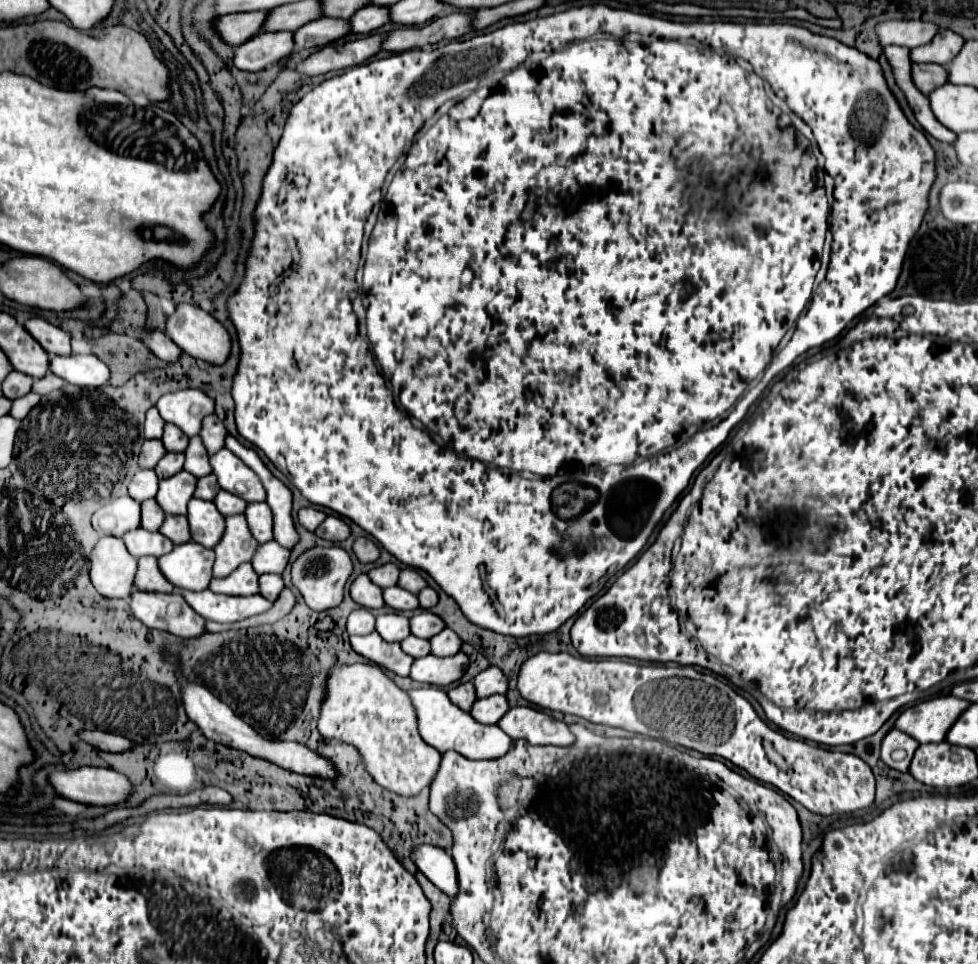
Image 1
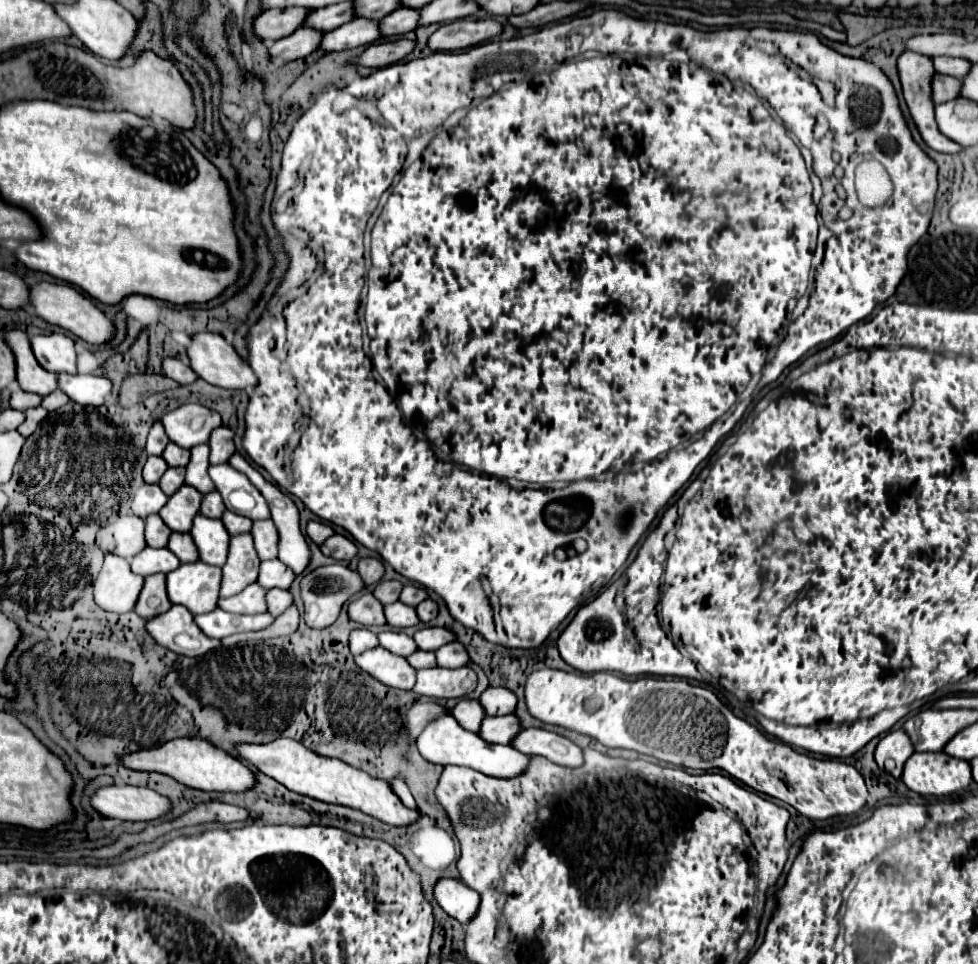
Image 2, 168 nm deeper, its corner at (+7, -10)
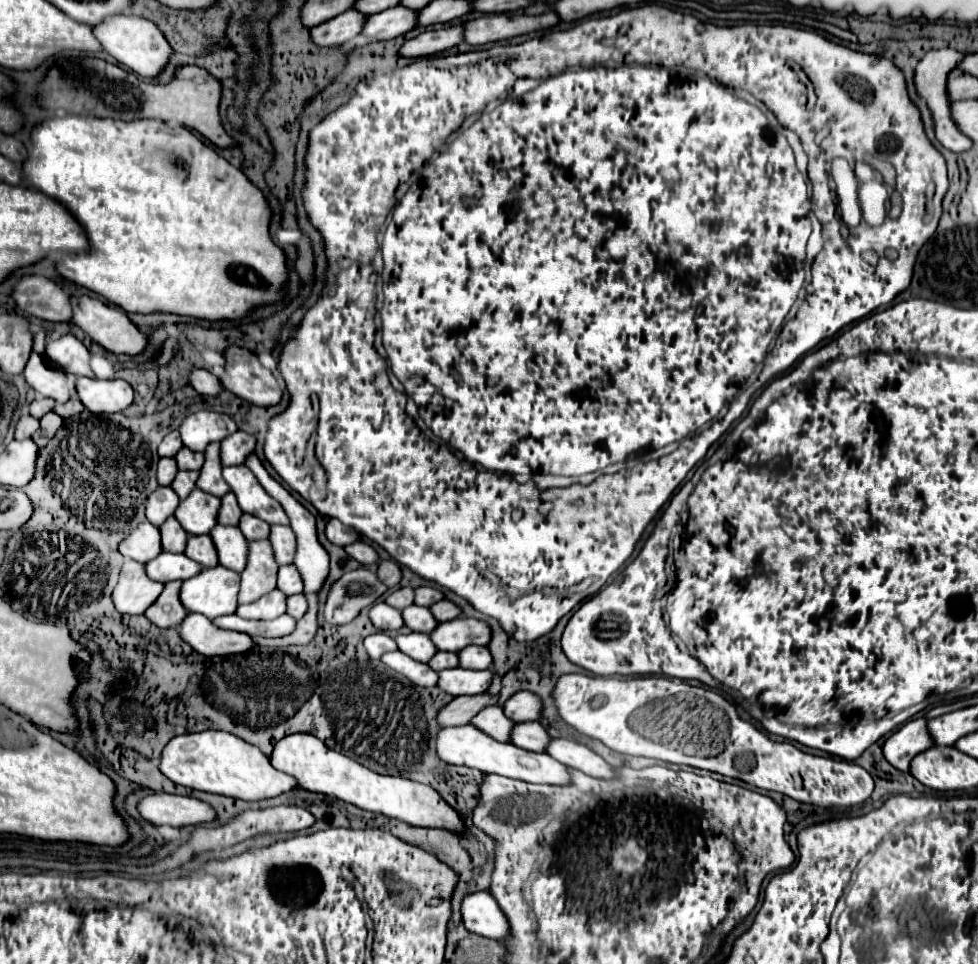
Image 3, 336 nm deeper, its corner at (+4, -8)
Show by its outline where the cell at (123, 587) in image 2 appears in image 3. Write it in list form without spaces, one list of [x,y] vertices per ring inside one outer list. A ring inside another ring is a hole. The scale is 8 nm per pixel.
[[[125,559],[119,573],[119,581],[111,593],[111,599],[119,613],[141,615],[147,609],[147,605],[151,605],[151,601],[159,597],[161,591],[163,591],[163,585],[157,581],[151,581],[143,573],[141,563],[133,559]]]

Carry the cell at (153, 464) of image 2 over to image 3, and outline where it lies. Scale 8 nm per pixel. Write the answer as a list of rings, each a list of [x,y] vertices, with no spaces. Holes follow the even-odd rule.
[[[161,457],[157,463],[157,481],[159,485],[169,485],[177,473],[177,463],[171,457]]]

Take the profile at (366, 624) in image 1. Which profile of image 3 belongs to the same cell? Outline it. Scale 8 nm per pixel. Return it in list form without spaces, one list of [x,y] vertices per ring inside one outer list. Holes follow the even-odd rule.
[[[375,633],[375,635],[369,635],[369,637],[363,639],[363,645],[365,645],[365,651],[369,653],[371,659],[379,659],[383,653],[395,651],[395,649],[397,649],[393,637],[387,635],[387,633]]]

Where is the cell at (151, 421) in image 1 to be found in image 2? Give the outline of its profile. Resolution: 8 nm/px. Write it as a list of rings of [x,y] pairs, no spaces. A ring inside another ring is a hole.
[[[154,423],[154,427],[150,429],[148,435],[148,443],[146,443],[146,451],[148,455],[162,455],[162,451],[166,449],[166,445],[170,443],[164,427],[160,423]]]

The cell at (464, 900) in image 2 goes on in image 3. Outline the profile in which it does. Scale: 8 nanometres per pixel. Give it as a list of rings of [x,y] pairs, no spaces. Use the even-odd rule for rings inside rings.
[[[489,891],[467,893],[461,899],[461,915],[467,931],[471,933],[495,941],[507,937],[507,919],[503,917],[497,901],[491,897]]]

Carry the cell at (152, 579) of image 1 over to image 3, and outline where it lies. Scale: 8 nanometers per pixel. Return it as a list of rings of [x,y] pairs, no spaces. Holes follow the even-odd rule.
[[[179,581],[165,583],[161,595],[145,611],[145,617],[157,627],[177,627],[179,621],[183,621],[185,609],[179,601],[179,585],[181,585]]]

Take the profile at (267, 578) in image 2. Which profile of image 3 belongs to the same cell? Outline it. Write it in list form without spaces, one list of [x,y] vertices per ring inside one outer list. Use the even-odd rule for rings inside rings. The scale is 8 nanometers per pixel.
[[[283,565],[283,567],[279,567],[277,587],[279,587],[285,595],[303,593],[303,581],[301,581],[299,571],[295,569],[295,565]]]

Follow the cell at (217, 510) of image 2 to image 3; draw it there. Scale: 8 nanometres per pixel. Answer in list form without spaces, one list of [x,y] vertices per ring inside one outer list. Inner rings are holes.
[[[229,491],[227,495],[221,497],[221,507],[219,507],[219,515],[217,515],[217,523],[221,525],[237,525],[239,517],[241,517],[241,509],[235,501],[235,495]]]

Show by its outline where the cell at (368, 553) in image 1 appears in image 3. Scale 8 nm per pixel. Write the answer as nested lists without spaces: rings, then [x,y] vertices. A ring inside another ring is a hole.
[[[381,561],[377,567],[377,577],[383,585],[387,587],[395,587],[401,579],[401,569],[395,561]]]

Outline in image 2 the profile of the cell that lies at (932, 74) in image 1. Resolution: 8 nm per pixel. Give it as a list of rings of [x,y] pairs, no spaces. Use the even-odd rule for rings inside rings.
[[[936,73],[932,79],[932,99],[934,103],[946,103],[960,97],[960,79]]]

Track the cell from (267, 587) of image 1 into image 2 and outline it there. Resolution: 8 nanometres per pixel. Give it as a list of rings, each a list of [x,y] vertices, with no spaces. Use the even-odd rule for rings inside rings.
[[[270,589],[268,595],[266,595],[266,601],[268,601],[268,613],[270,615],[282,615],[292,603],[292,593],[290,591],[282,591],[282,589]]]

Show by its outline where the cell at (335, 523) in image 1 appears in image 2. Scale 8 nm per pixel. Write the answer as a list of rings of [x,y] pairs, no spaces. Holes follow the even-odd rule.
[[[332,535],[320,545],[320,549],[326,557],[332,557],[336,561],[350,561],[358,555],[358,547],[344,535]]]

